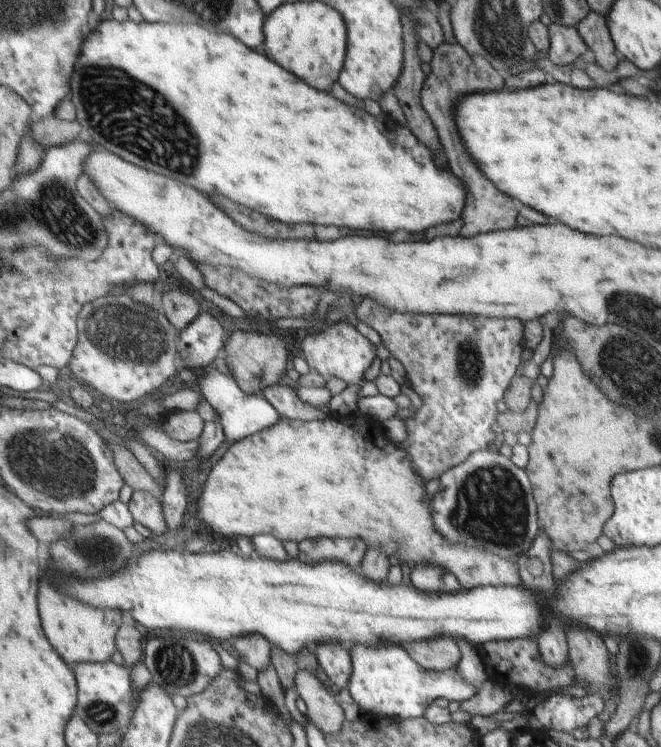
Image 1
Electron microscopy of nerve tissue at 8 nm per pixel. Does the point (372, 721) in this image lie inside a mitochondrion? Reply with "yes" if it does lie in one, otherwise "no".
no

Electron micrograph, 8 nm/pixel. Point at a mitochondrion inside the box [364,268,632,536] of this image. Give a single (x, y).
(468, 371)

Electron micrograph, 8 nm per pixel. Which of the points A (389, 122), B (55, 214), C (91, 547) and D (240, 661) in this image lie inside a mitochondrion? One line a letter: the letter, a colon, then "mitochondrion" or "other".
A: other
B: mitochondrion
C: mitochondrion
D: other

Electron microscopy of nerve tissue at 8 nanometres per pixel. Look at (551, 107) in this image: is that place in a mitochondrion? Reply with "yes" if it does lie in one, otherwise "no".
no

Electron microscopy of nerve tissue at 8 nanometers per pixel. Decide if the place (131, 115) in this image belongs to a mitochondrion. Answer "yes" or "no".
yes

